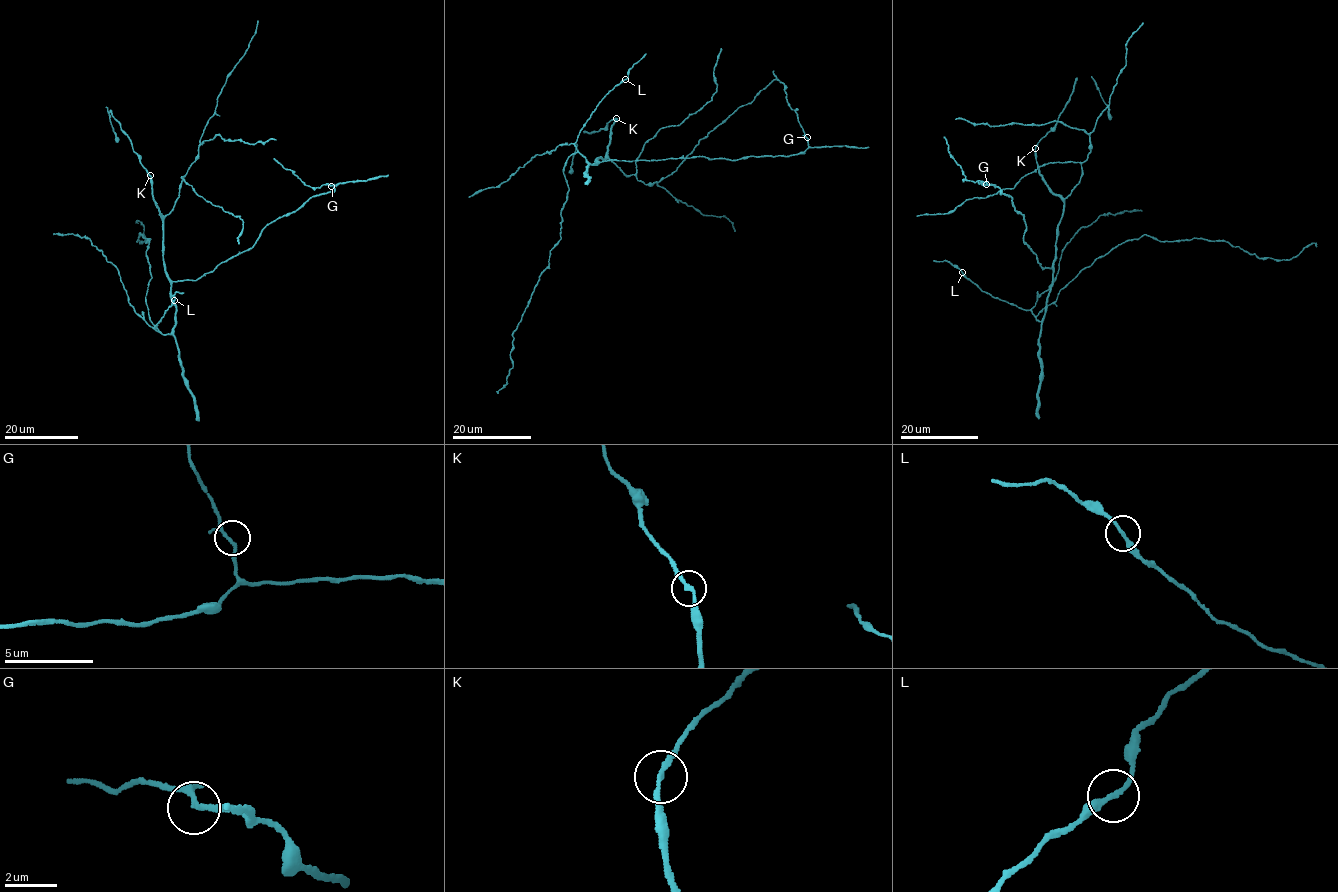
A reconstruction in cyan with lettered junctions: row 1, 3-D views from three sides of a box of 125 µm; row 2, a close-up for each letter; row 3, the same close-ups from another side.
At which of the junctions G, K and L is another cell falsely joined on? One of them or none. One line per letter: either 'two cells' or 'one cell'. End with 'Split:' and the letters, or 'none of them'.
G: one cell
K: two cells
L: one cell
Split: K

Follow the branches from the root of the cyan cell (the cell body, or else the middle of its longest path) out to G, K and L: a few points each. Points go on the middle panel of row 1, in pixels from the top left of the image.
G: (593, 163), (611, 159), (664, 160), (702, 156), (734, 160), (749, 156), (790, 156), (806, 149), (807, 137)
K: (593, 163), (596, 164), (594, 165), (599, 162), (595, 159), (601, 156), (606, 158), (616, 118)
L: (593, 163), (585, 160), (575, 145), (579, 130), (600, 101), (625, 79)

